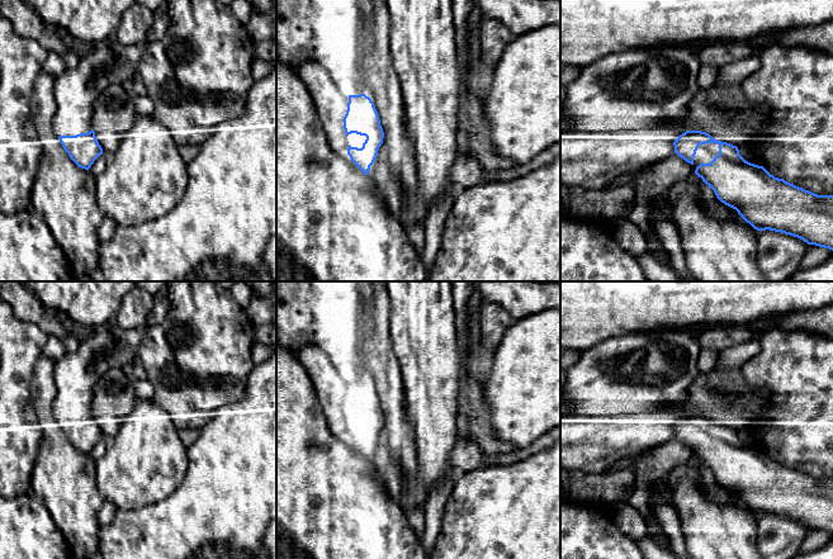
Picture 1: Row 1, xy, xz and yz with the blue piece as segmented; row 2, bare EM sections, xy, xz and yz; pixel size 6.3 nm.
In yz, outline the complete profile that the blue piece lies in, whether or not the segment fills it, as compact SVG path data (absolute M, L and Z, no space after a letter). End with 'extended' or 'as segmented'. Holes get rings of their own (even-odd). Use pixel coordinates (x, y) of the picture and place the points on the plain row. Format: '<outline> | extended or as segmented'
M686 414L673 426L675 437L696 451L695 458L709 469L716 482L725 489L735 493L738 498L757 515L775 515L797 521L808 529L833 535L833 479L818 479L784 463L775 461L763 450L746 445L737 430L713 422L701 414Z | extended

